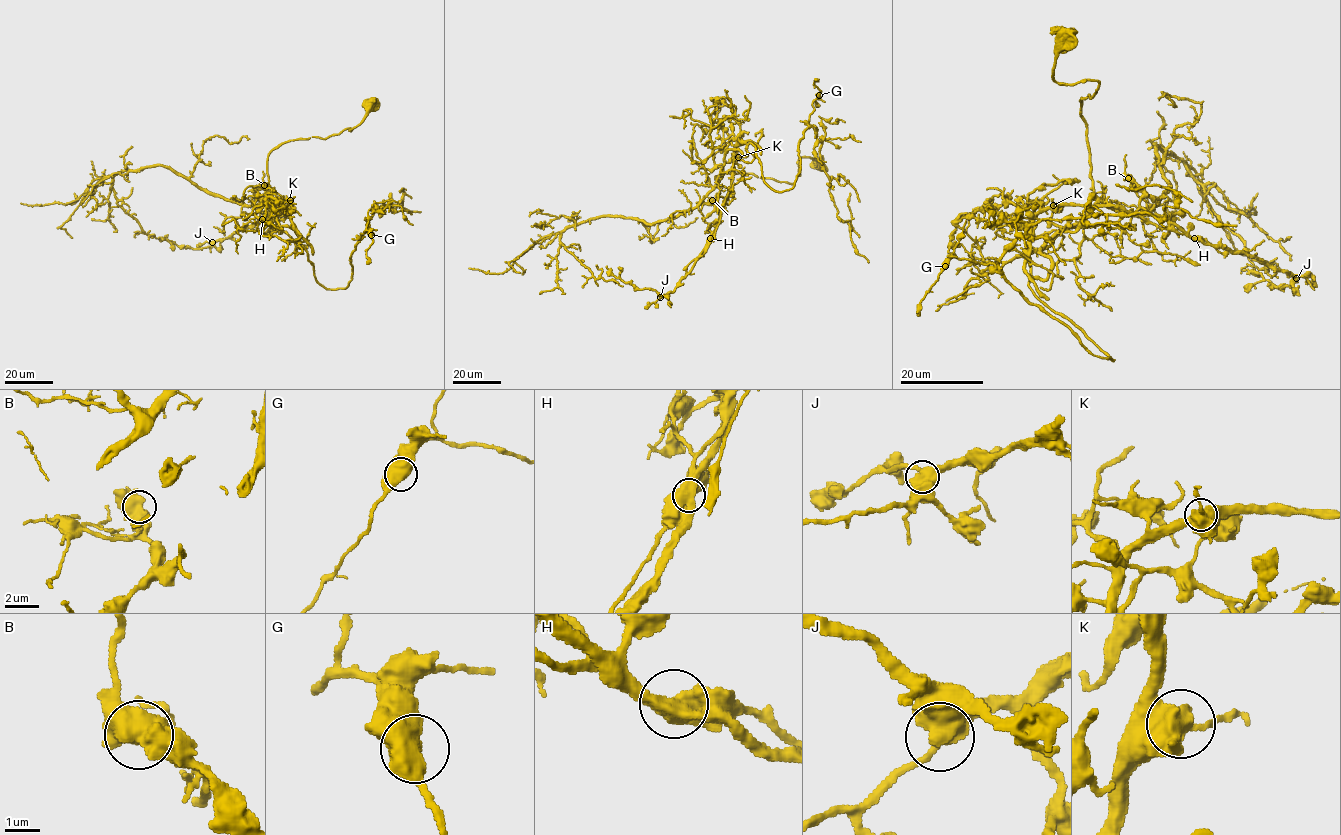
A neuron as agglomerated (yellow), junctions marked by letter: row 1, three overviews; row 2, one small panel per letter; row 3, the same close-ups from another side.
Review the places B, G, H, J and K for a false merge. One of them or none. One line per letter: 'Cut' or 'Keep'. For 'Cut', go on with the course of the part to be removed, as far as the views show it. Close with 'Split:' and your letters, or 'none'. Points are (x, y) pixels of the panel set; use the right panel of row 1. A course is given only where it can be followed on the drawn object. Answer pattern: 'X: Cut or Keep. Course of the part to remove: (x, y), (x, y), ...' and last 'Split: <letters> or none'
B: Keep
G: Keep
H: Cut. Course of the part to remove: (1194, 238), (1155, 215), (1116, 205), (1026, 210), (1027, 196), (1042, 185), (1075, 179), (1039, 199), (1015, 196)
J: Keep
K: Keep
Split: H

